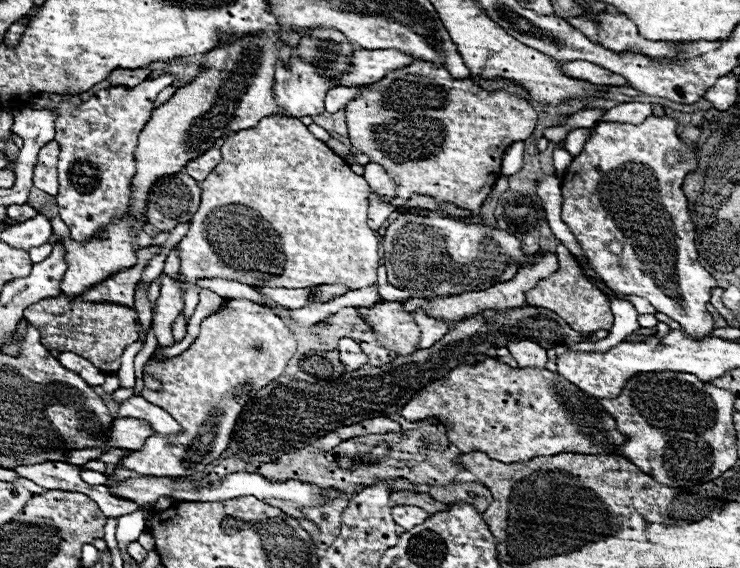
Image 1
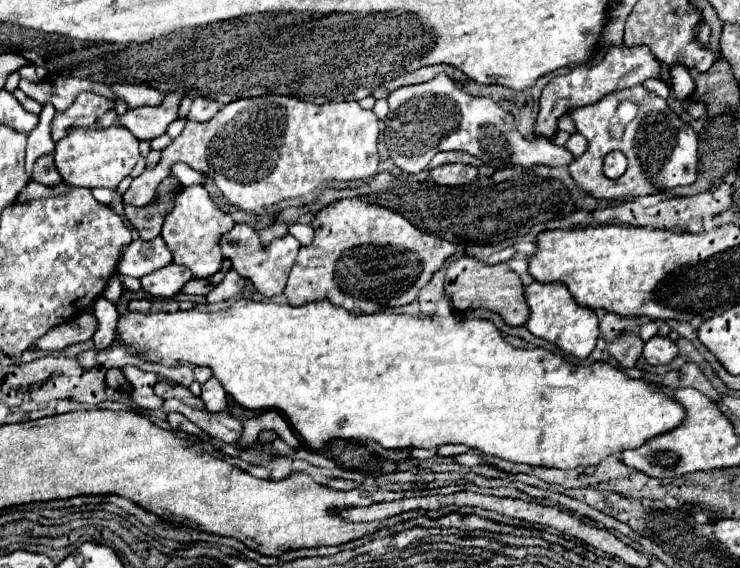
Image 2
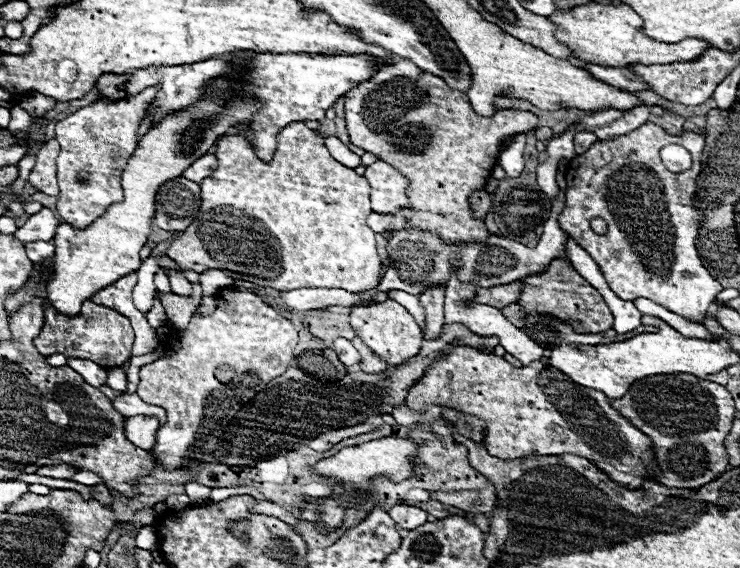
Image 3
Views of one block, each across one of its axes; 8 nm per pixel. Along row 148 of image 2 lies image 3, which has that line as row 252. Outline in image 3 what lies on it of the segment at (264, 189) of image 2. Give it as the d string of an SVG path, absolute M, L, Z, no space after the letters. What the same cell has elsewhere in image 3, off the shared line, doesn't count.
M290 122L290 126L278 134L278 150L270 164L262 164L252 146L240 134L222 136L216 144L216 158L218 168L200 184L200 214L192 226L172 240L170 248L166 250L168 258L194 272L222 270L234 280L276 288L280 292L298 288L340 288L360 294L380 284L382 262L376 252L376 234L366 226L366 218L372 212L370 184L352 168L336 162L328 154L324 138L310 130L304 122Z

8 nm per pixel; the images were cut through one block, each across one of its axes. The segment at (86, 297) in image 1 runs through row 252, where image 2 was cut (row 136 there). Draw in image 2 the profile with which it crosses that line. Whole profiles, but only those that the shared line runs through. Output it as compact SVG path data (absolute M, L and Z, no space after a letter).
M170 92L164 98L162 106L158 106L158 108L134 108L134 110L128 110L118 120L118 124L128 128L140 140L158 138L158 136L162 136L166 132L168 124L176 120L178 106L180 106L180 98Z

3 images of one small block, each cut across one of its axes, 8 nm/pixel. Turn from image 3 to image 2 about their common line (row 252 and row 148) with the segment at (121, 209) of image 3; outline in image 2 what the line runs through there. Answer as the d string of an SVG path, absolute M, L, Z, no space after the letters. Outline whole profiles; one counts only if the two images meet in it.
M112 124L108 128L76 128L68 132L60 142L56 142L54 150L54 164L62 176L62 180L70 186L86 186L86 188L116 188L126 176L130 176L132 168L136 166L140 152L138 152L138 138L132 136L126 128Z

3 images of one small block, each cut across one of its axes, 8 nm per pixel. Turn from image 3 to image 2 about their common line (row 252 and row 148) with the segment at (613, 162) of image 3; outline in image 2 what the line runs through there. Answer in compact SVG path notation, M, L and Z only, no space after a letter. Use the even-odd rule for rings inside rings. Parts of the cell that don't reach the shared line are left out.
M634 86L628 90L612 92L610 96L604 96L598 104L576 108L570 112L570 118L574 120L578 132L588 140L588 150L580 158L576 158L568 168L574 178L574 182L588 190L596 198L626 198L630 194L656 194L664 188L676 188L680 184L692 184L696 180L696 168L698 168L698 136L696 132L678 118L668 108L668 102L664 98L654 96L652 92L644 90L642 86ZM632 100L638 104L638 114L630 122L630 126L624 130L622 138L610 136L610 118L614 116L620 102ZM612 150L620 150L628 158L628 170L616 178L610 180L602 172L604 156Z

